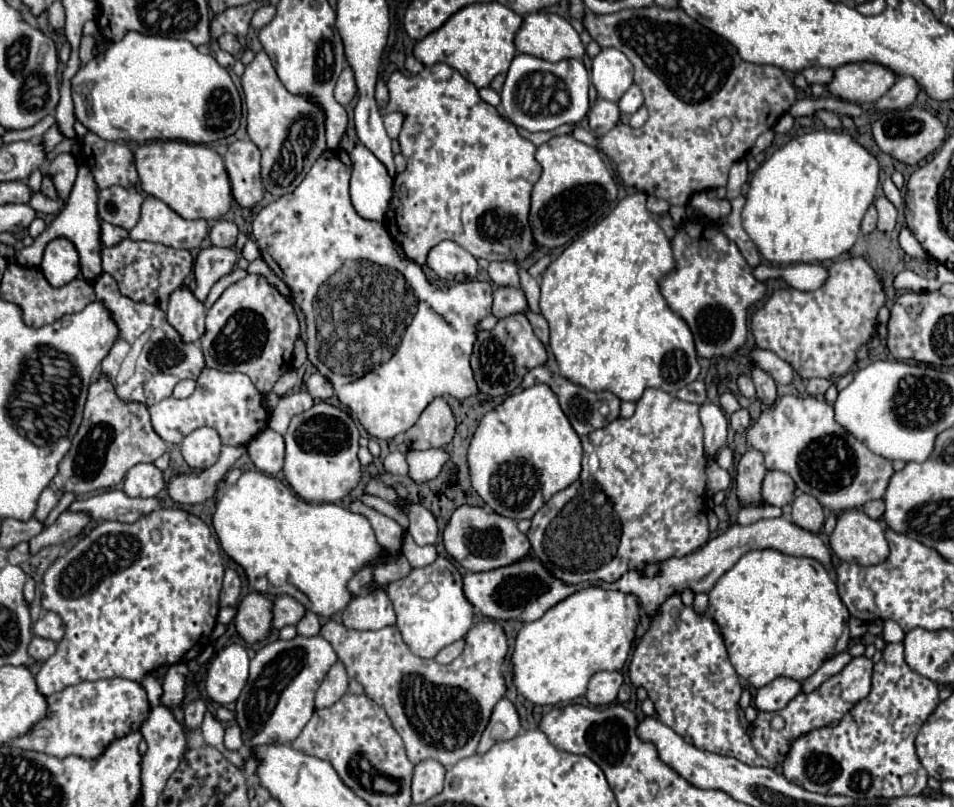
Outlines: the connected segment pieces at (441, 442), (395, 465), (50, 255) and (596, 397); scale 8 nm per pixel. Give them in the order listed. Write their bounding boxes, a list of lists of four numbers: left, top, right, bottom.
[[405,397,455,449],[383,451,407,475],[41,239,79,287],[521,365,621,435]]

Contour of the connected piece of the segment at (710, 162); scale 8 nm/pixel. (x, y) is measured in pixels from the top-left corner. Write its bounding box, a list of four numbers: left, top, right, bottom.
[571,5,797,205]

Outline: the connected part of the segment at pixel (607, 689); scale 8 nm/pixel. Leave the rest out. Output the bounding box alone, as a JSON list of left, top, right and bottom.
[587,671,623,705]

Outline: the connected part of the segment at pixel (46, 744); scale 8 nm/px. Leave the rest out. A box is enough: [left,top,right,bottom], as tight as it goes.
[13,677,149,759]

